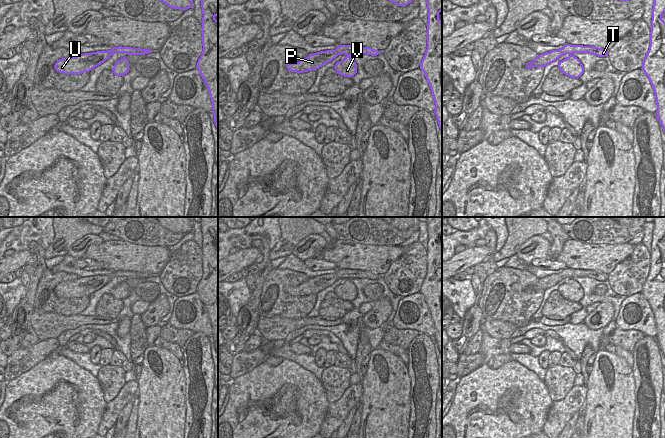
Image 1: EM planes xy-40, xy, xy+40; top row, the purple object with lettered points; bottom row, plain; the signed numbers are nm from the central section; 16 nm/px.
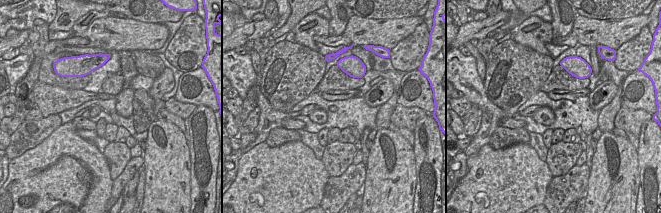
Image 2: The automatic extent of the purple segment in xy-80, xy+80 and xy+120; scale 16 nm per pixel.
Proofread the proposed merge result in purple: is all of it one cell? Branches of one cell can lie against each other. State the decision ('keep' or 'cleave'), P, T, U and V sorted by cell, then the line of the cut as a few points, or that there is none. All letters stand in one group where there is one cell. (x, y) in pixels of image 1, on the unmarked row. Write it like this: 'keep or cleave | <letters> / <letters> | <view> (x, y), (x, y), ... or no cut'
keep | P T U V | no cut

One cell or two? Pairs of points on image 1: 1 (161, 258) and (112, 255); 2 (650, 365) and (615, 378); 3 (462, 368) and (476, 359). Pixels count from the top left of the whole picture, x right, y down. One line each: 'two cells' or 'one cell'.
1: one cell
2: two cells
3: one cell

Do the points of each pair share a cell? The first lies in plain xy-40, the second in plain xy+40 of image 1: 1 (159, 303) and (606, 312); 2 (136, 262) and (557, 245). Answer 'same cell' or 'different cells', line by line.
1: same cell
2: different cells

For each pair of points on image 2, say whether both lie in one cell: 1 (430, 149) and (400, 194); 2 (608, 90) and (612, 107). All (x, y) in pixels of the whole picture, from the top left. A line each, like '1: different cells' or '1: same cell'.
1: different cells
2: different cells

